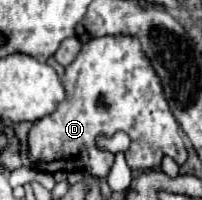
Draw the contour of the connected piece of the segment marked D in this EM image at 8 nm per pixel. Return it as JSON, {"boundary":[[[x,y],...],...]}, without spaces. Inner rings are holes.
{"boundary":[[[102,36],[94,38],[92,42],[84,44],[78,52],[76,60],[66,66],[66,72],[62,76],[62,84],[66,90],[66,98],[58,104],[56,112],[50,116],[44,116],[42,120],[34,122],[28,132],[28,158],[32,160],[32,168],[40,172],[82,172],[84,176],[92,178],[106,178],[110,174],[110,168],[114,164],[114,154],[100,150],[96,146],[98,136],[114,136],[116,132],[126,132],[132,138],[132,146],[126,152],[126,162],[130,170],[158,170],[164,156],[174,158],[178,166],[186,162],[186,146],[184,136],[174,120],[164,96],[162,86],[158,84],[158,76],[154,76],[154,70],[150,68],[150,62],[142,56],[138,40],[130,36]]]}

